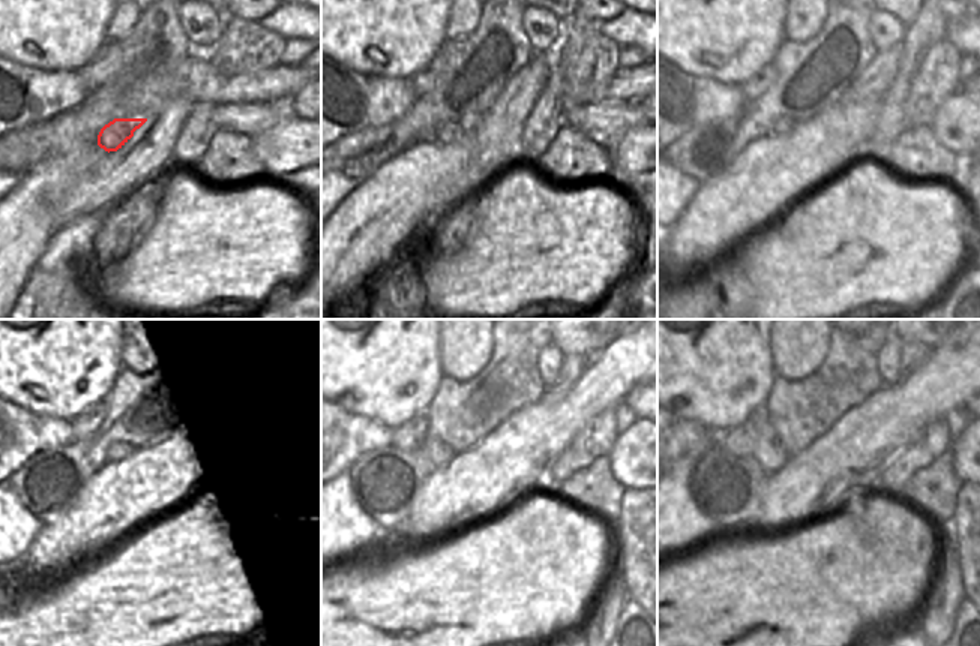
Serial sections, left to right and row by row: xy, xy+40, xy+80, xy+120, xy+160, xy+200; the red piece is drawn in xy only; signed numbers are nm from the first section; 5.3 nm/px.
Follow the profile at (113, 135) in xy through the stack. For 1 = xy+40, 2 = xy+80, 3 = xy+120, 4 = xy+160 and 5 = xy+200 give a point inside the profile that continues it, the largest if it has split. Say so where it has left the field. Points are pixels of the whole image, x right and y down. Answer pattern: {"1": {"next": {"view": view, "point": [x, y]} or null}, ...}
{"1": {"next": {"view": "xy+40", "point": [450, 131]}}, "2": {"next": {"view": "xy+80", "point": [784, 125]}}, "3": {"next": {"view": "xy+120", "point": [116, 451]}}, "4": {"next": {"view": "xy+160", "point": [440, 454]}}, "5": {"next": {"view": "xy+200", "point": [770, 453]}}}

